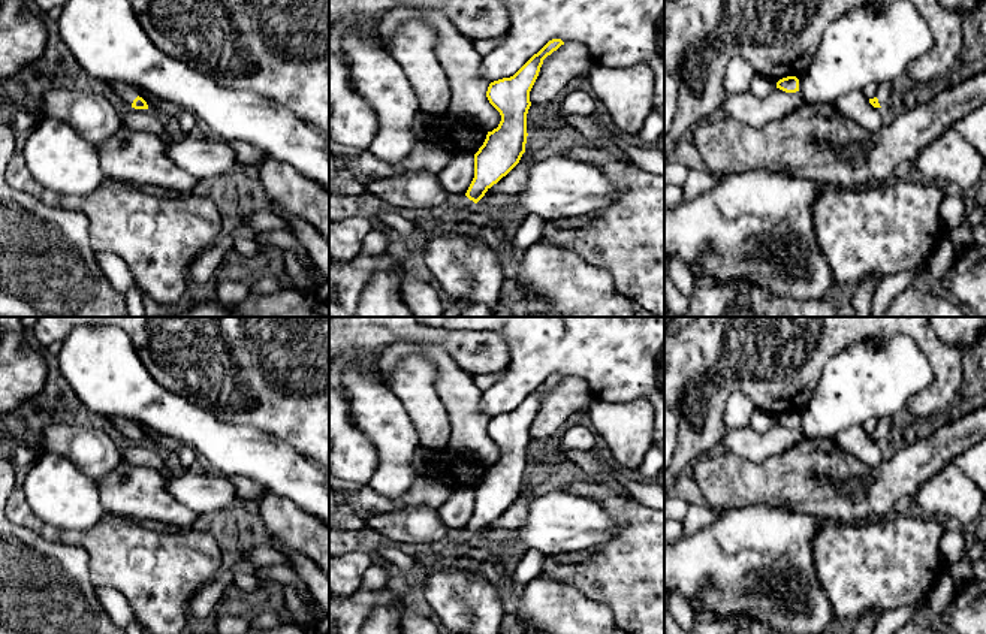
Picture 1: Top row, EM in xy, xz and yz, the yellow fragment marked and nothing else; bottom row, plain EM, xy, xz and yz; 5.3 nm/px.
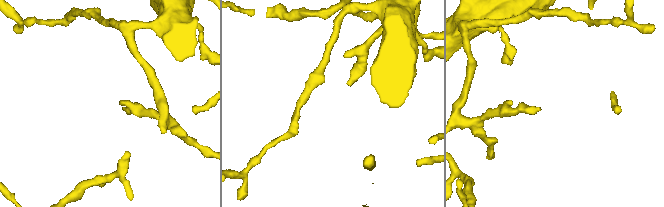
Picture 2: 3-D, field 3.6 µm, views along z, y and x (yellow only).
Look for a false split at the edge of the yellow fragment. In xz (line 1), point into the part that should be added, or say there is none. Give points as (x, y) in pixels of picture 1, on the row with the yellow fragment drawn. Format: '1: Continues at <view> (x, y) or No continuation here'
1: Continues at xz (464, 201)

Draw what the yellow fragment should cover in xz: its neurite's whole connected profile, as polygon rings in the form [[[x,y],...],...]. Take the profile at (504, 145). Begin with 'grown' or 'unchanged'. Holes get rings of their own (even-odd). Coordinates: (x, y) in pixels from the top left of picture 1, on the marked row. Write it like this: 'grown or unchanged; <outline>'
grown; [[[549,40],[513,76],[489,84],[486,97],[500,112],[497,129],[488,132],[483,145],[474,154],[474,178],[459,206],[476,206],[485,193],[506,176],[521,160],[527,144],[527,114],[530,91],[539,76],[543,60],[564,42]]]

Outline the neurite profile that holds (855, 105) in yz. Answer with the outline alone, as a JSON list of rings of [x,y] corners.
[[[862,91],[839,97],[835,106],[844,117],[854,120],[868,132],[877,132],[887,123],[887,112],[883,108],[874,108]]]

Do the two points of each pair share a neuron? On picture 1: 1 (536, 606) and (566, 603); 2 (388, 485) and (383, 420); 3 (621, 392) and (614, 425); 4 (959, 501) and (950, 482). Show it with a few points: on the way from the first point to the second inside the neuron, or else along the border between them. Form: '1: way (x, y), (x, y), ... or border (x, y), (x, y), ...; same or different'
1: way (543, 606), (558, 606); same
2: way (389, 468), (389, 437); same
3: border (594, 398), (611, 402), (648, 401); different
4: way (956, 497), (950, 486); same

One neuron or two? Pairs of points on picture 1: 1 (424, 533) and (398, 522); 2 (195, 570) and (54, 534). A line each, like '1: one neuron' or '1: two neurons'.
1: one neuron
2: one neuron

